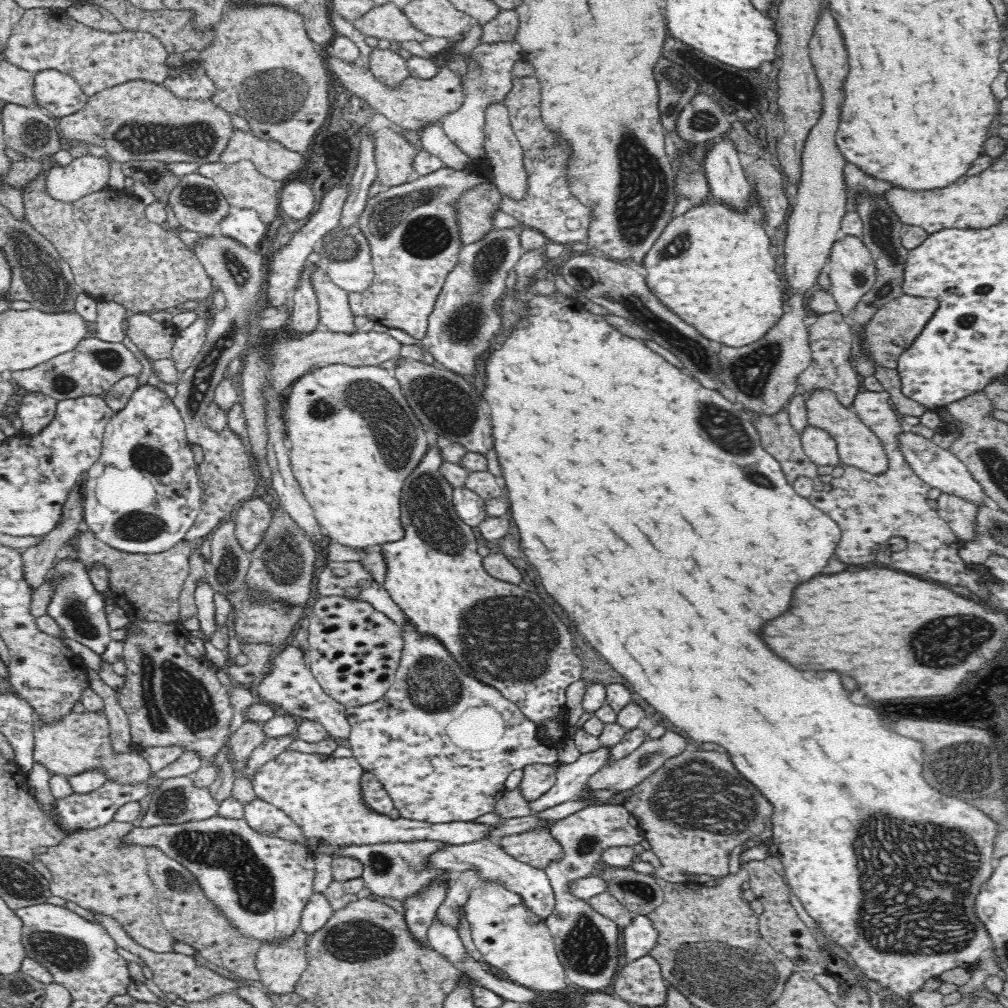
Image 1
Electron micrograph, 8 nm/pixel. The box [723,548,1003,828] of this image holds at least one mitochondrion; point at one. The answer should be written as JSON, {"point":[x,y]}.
{"point":[967,633]}

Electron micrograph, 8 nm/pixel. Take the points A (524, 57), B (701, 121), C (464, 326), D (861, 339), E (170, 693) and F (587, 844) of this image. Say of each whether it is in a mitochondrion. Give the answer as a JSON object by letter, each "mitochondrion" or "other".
{"A":"other","B":"mitochondrion","C":"mitochondrion","D":"other","E":"mitochondrion","F":"mitochondrion"}

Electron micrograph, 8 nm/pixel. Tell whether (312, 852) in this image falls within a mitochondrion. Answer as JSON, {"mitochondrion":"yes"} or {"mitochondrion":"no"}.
{"mitochondrion":"no"}

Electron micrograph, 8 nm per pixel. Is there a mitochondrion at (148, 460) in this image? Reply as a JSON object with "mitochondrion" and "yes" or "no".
{"mitochondrion":"yes"}

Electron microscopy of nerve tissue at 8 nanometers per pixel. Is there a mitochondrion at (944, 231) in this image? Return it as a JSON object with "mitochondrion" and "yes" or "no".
{"mitochondrion":"no"}

